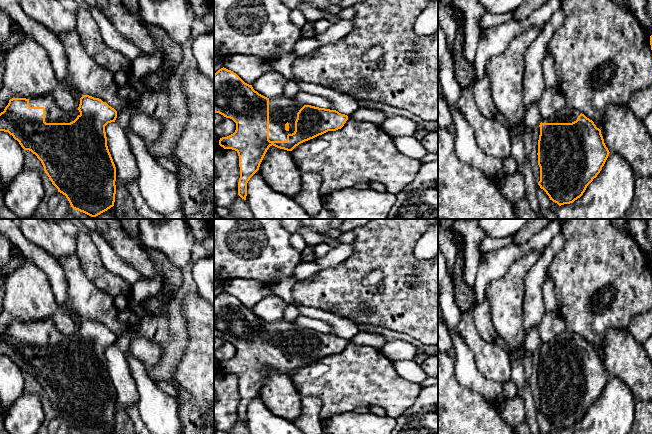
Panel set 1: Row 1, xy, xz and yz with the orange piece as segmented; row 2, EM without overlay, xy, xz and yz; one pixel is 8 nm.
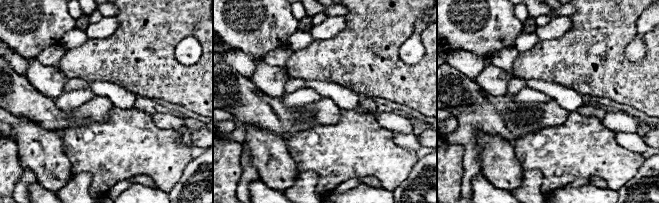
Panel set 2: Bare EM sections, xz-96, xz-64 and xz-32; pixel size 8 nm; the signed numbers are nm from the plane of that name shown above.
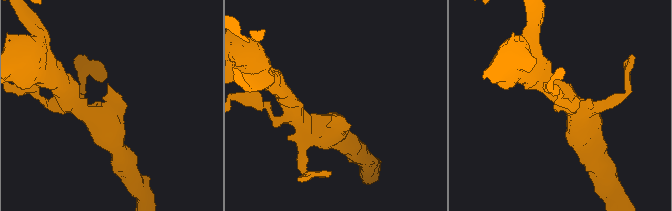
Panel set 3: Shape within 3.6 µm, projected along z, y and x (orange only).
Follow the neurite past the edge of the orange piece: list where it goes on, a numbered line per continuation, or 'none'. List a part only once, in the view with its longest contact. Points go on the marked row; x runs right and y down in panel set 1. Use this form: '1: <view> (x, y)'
1: xz (283, 109)

